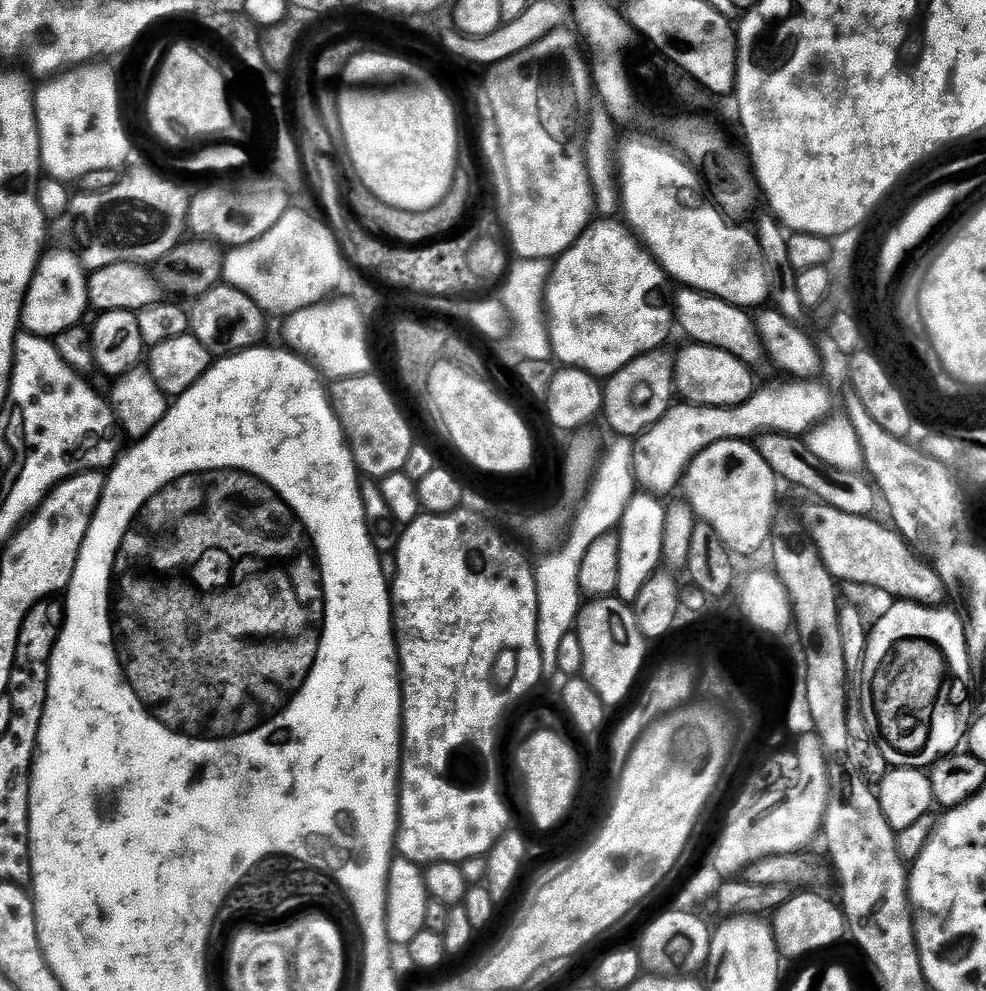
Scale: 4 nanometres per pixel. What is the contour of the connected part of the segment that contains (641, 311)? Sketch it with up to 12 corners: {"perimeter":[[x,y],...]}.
{"perimeter":[[600,218],[547,280],[552,355],[593,378],[661,349],[670,284]]}

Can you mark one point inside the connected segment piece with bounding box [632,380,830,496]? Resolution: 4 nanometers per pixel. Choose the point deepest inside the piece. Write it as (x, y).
(661, 454)

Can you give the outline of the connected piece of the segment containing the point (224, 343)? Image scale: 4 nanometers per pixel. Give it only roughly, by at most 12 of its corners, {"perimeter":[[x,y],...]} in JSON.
{"perimeter":[[219,284],[193,304],[189,331],[214,356],[263,341],[266,313]]}

